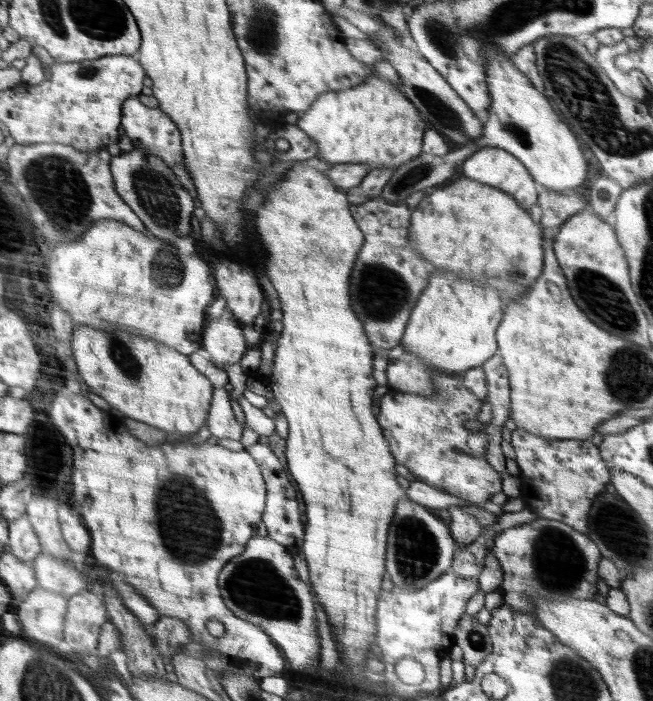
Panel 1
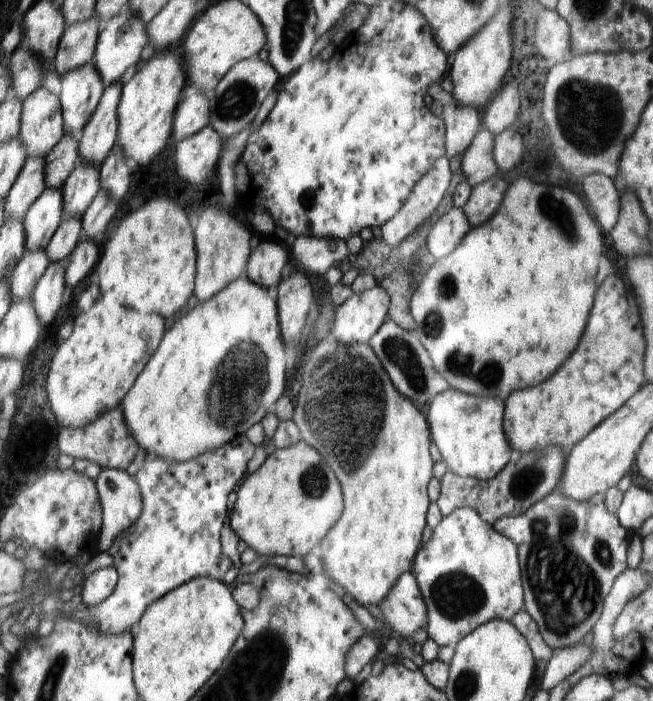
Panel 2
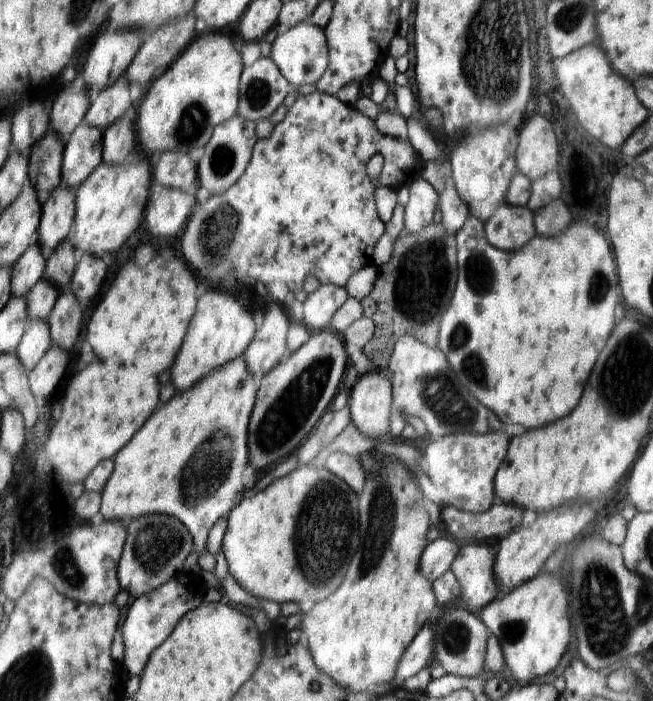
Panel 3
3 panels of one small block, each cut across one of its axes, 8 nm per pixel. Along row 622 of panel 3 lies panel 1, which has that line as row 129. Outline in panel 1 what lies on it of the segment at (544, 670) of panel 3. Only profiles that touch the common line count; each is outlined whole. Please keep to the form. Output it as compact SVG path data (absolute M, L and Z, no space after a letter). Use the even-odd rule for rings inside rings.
M494 47L485 48L485 58L488 58L486 79L492 104L484 117L484 132L474 142L474 148L494 147L510 152L530 170L534 182L546 190L565 193L568 188L580 186L588 174L588 166L572 127L560 120L546 95L536 90L511 58Z

